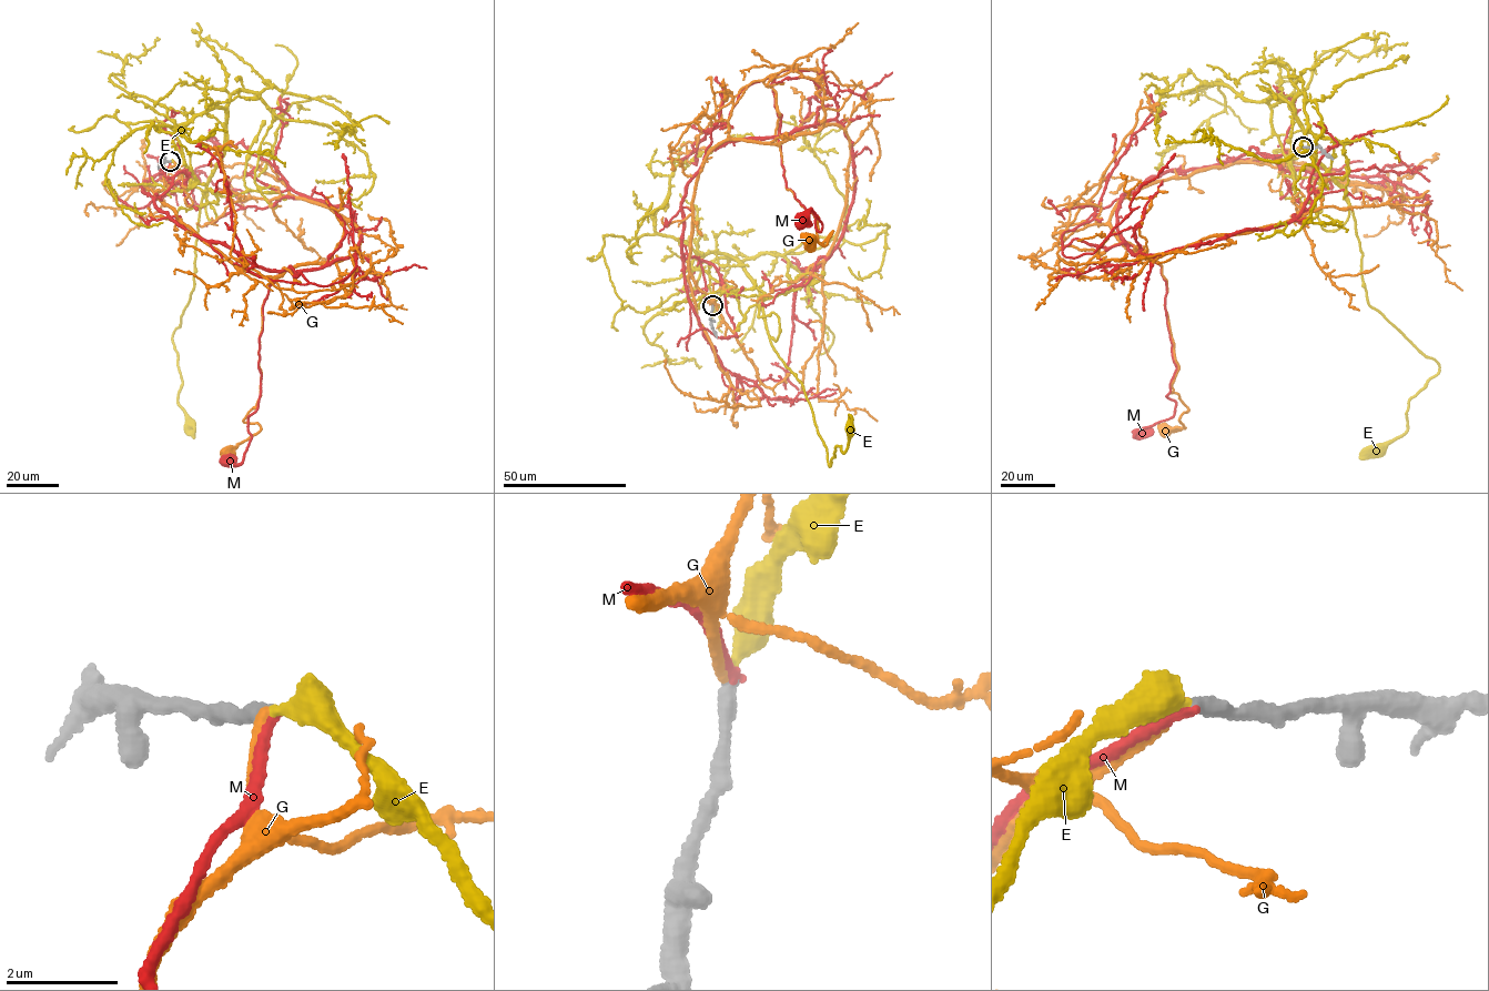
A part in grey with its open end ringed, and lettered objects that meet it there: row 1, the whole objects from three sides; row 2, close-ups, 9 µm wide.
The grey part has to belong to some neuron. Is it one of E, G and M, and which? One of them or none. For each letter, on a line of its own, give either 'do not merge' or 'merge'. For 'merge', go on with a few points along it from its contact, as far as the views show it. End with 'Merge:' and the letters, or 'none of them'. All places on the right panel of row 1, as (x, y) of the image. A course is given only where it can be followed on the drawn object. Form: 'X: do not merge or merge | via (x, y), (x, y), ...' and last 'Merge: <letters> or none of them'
E: merge | via (1303, 147), (1288, 161), (1319, 180), (1325, 230), (1348, 200), (1367, 302), (1439, 365), (1378, 450)
G: do not merge
M: do not merge
Merge: E

